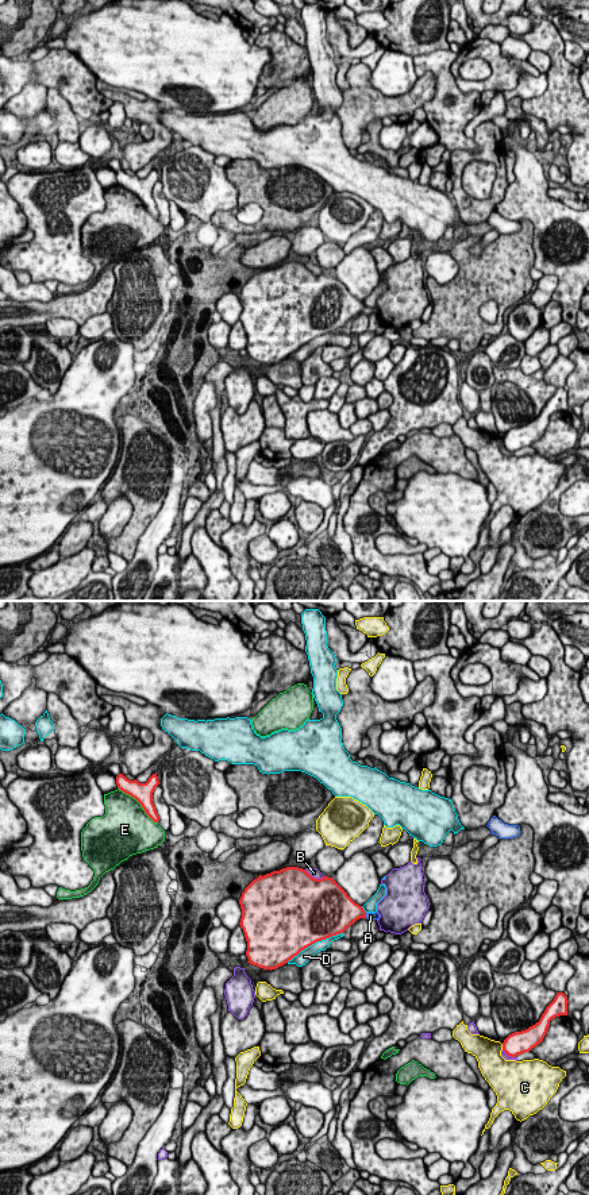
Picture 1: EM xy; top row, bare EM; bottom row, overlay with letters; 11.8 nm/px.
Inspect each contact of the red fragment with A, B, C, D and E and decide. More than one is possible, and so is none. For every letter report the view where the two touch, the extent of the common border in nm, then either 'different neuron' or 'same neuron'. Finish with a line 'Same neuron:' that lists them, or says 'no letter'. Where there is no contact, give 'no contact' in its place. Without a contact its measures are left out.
A: contact in xy; length 70 nm; same neuron
B: contact in xy; length 260 nm; different neuron
C: contact in xy; length 80 nm; different neuron
D: contact in xy; length 750 nm; different neuron
E: contact in xy; length 650 nm; different neuron
Same neuron: A

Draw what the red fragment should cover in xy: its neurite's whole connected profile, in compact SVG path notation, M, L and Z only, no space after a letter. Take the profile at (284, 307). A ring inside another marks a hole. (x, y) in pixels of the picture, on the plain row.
M299 262L259 270L245 284L239 300L247 358L270 366L359 313L380 313L355 298L334 273L315 274Z

